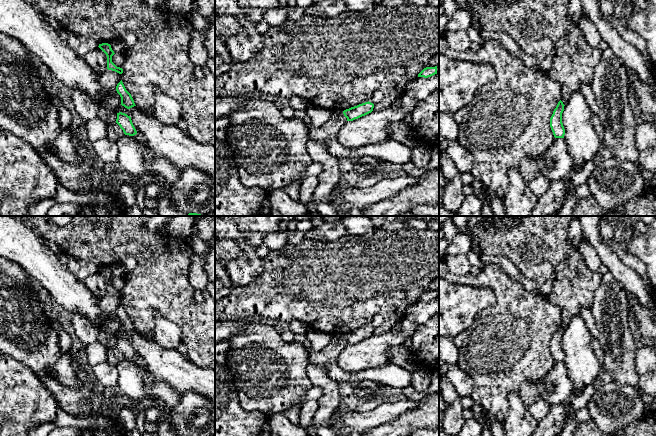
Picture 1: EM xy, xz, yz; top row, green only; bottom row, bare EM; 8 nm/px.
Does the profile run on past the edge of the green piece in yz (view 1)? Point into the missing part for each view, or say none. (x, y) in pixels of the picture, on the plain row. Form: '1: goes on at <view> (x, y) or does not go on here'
1: does not go on here

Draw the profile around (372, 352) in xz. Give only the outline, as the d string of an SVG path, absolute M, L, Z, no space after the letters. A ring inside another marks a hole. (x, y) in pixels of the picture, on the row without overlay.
M387 331L372 335L353 345L347 345L337 358L338 366L346 372L356 373L390 363L388 351L403 345L406 336L402 333Z

